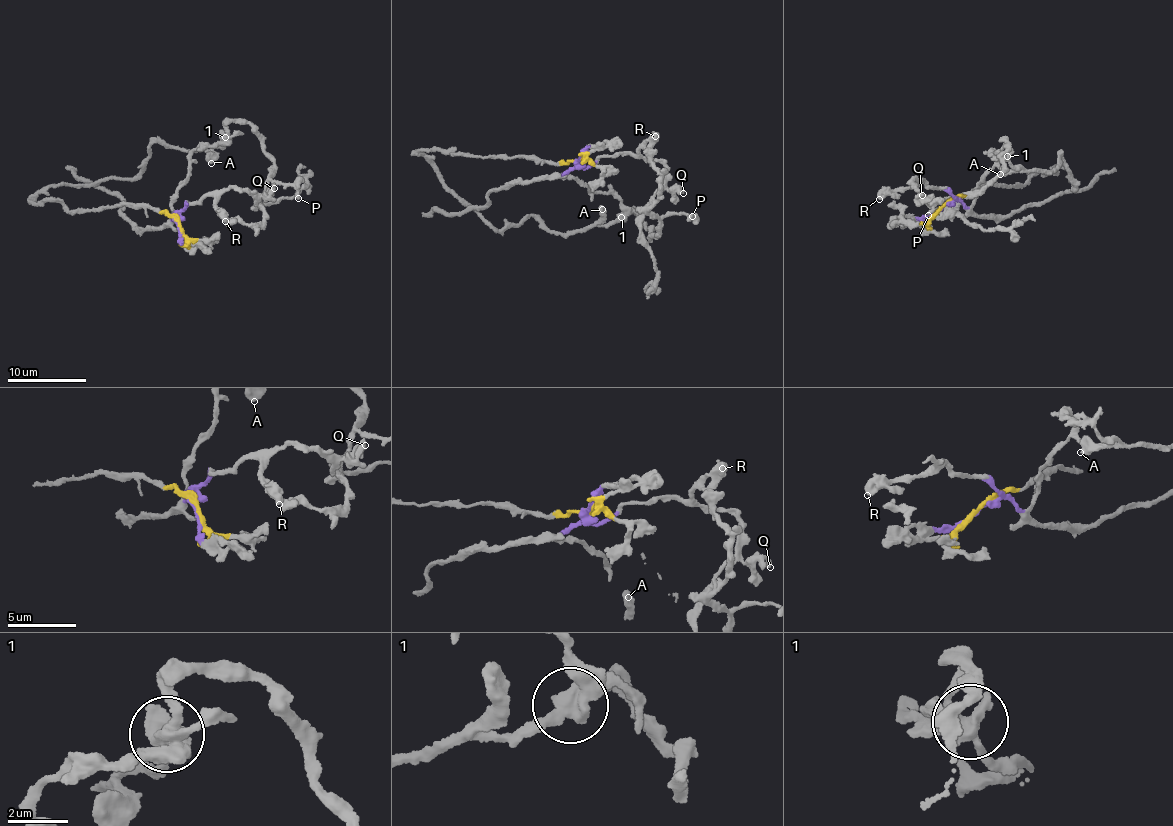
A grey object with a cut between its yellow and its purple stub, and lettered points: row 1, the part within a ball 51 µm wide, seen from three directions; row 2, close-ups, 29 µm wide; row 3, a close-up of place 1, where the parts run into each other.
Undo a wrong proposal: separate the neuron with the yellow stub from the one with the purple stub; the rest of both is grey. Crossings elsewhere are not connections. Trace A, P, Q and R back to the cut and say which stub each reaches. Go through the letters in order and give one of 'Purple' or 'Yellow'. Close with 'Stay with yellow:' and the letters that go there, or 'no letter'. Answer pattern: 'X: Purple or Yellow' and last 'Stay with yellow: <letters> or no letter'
A: Yellow
P: Yellow
Q: Purple
R: Purple
Stay with yellow: A, P

